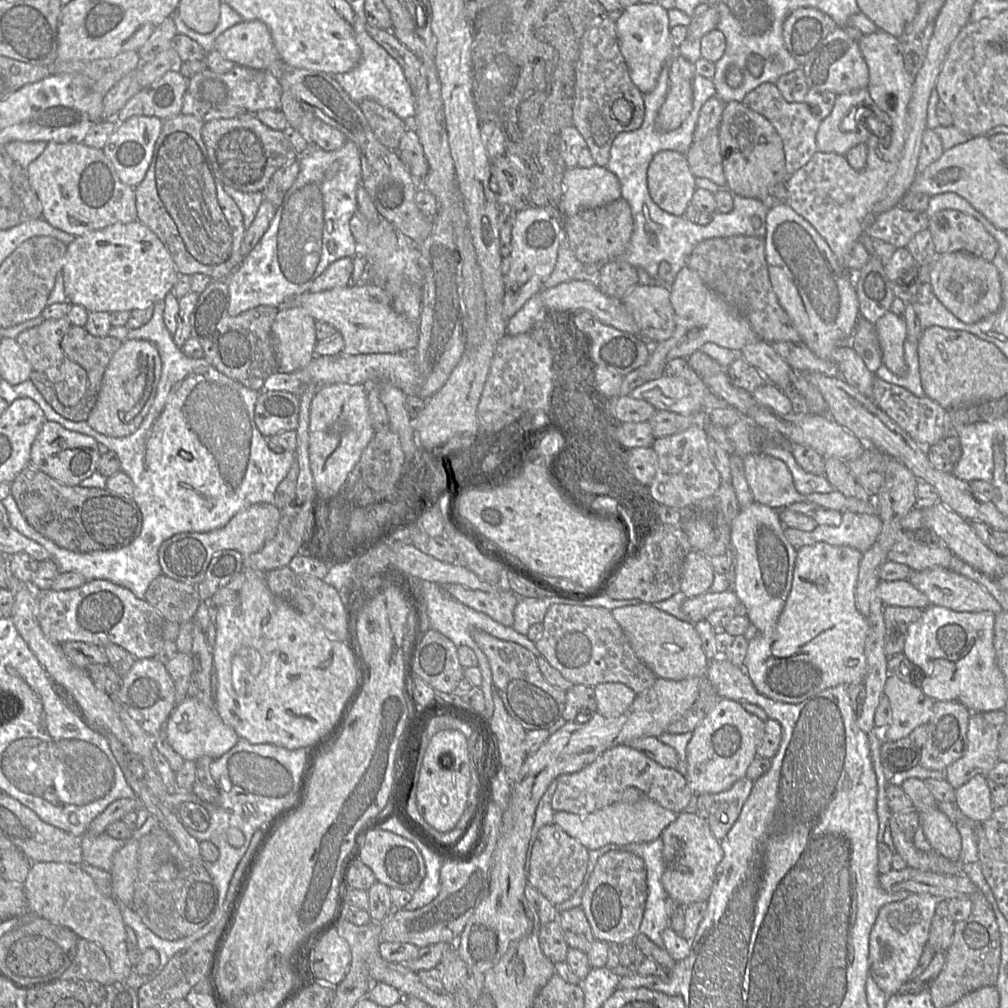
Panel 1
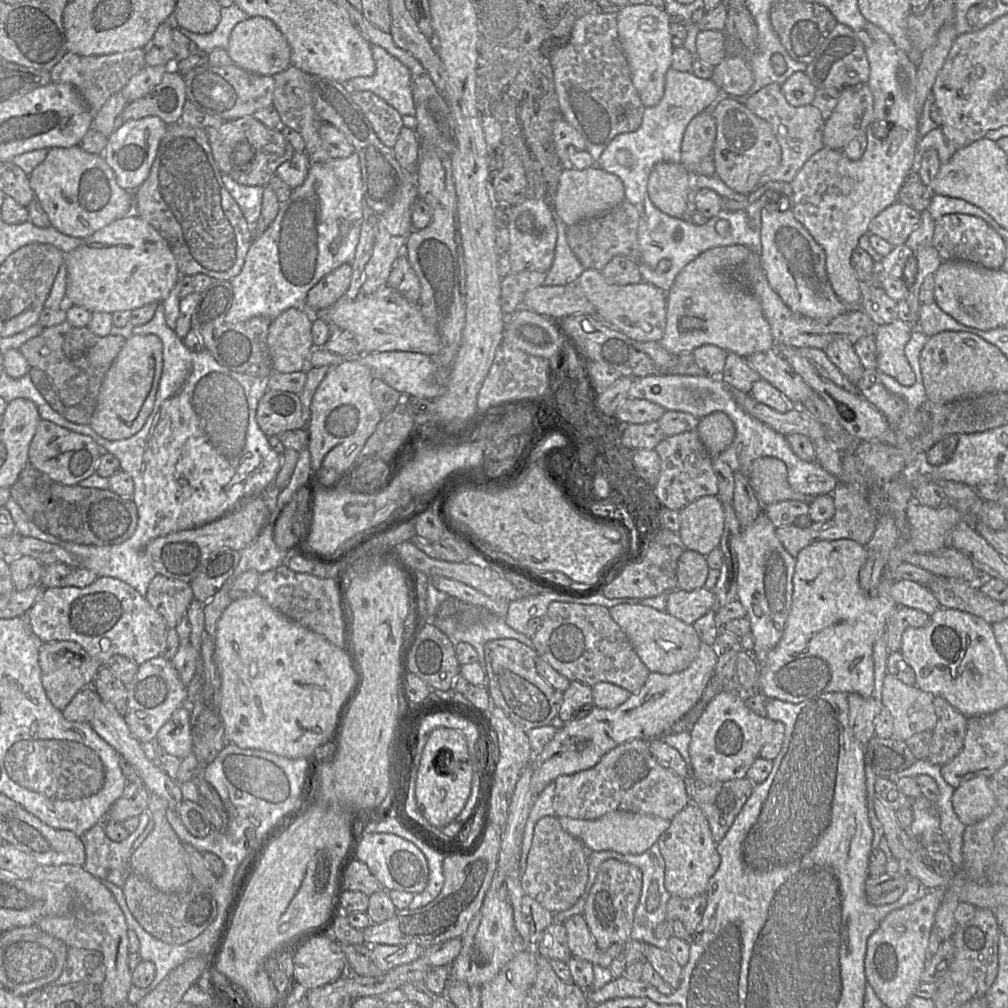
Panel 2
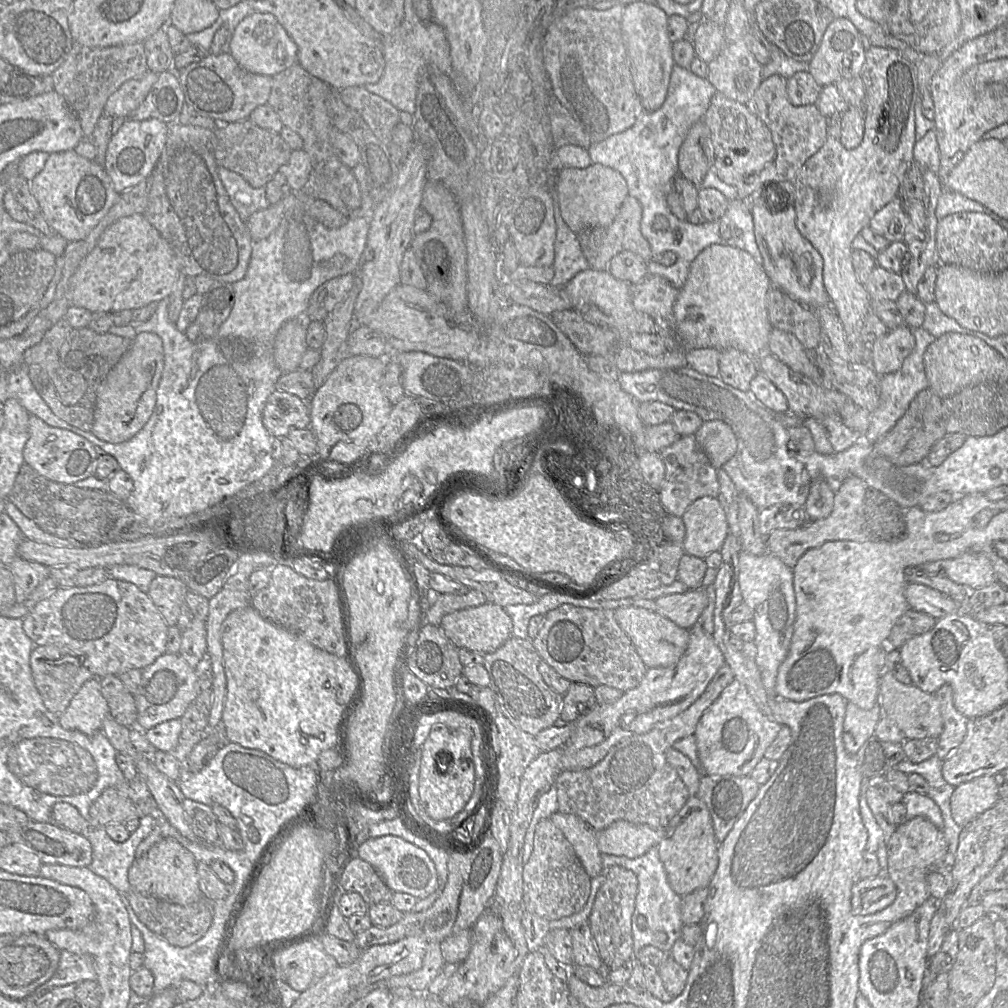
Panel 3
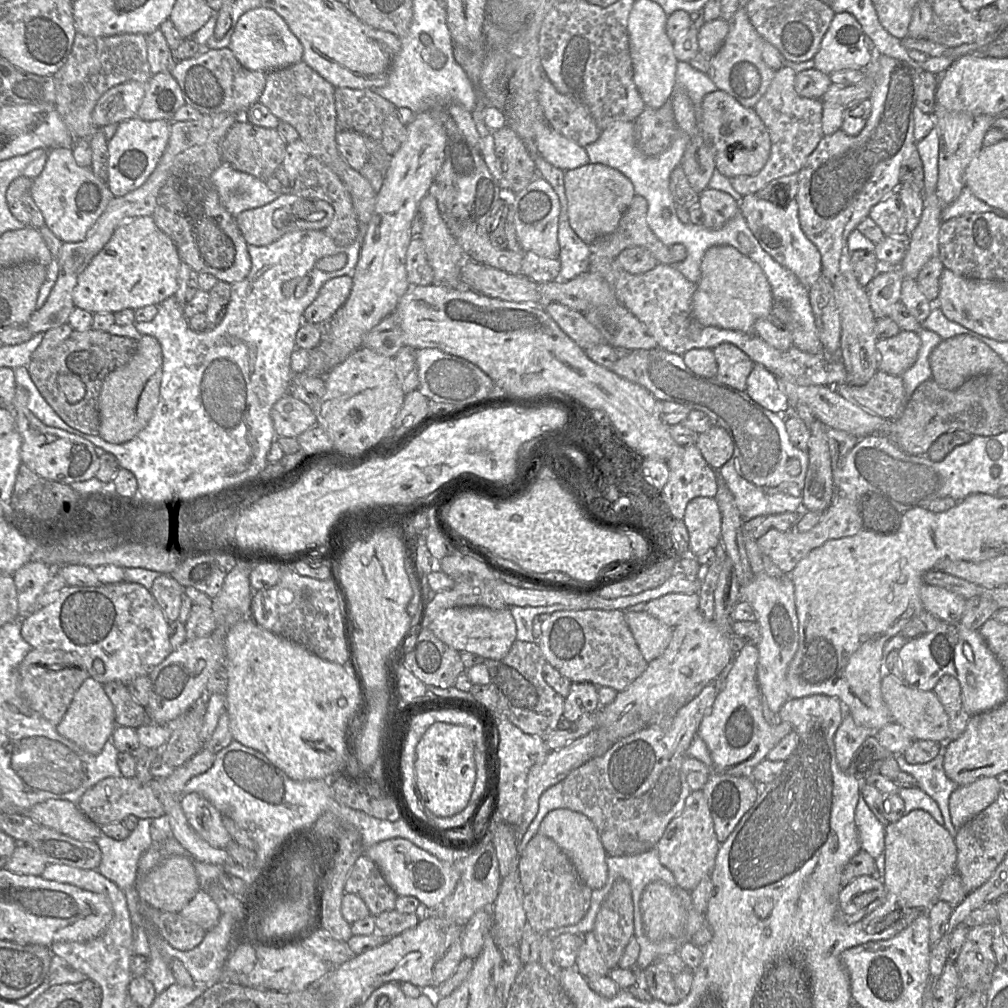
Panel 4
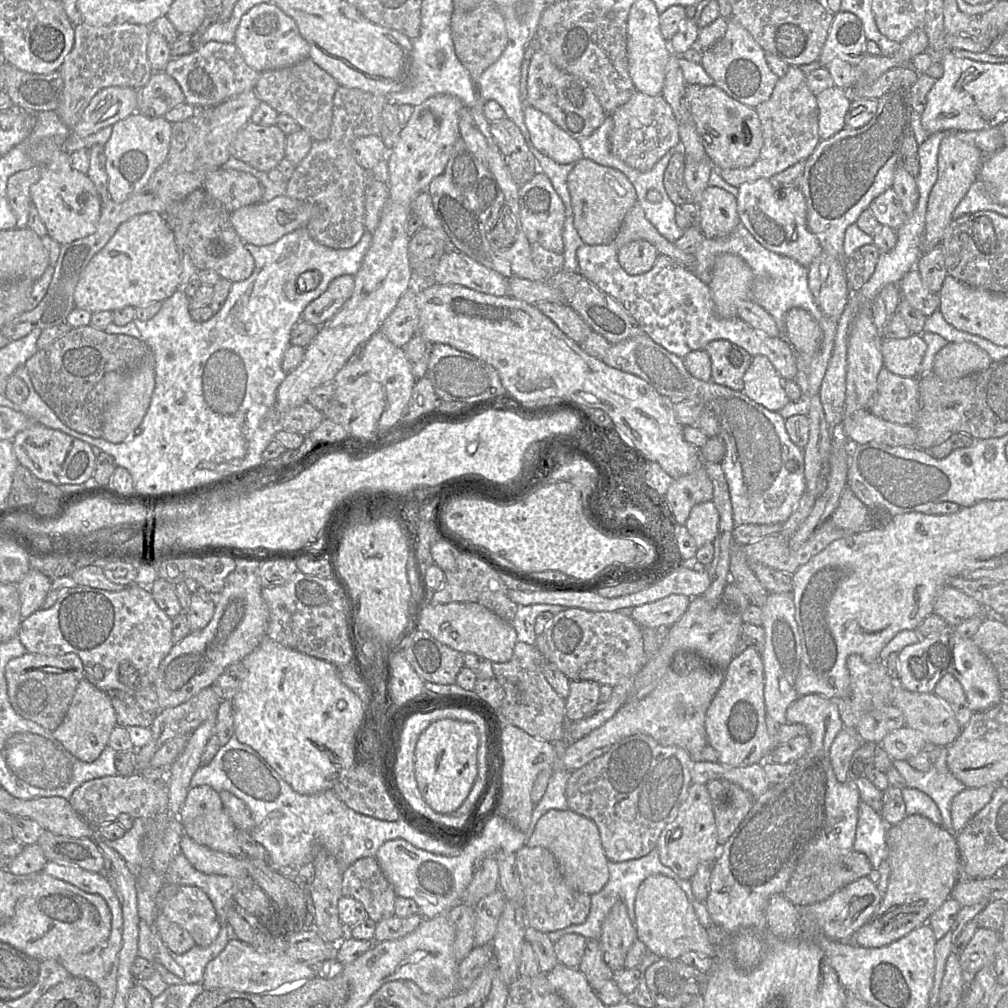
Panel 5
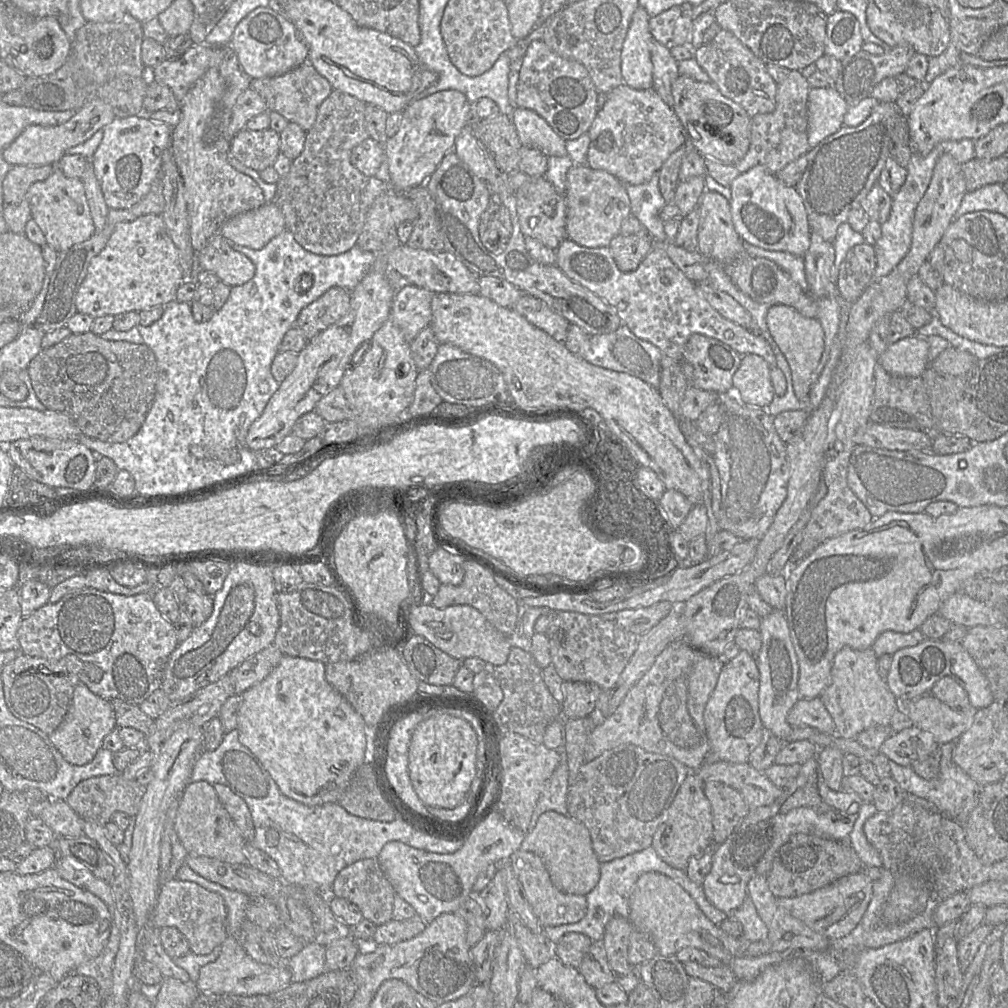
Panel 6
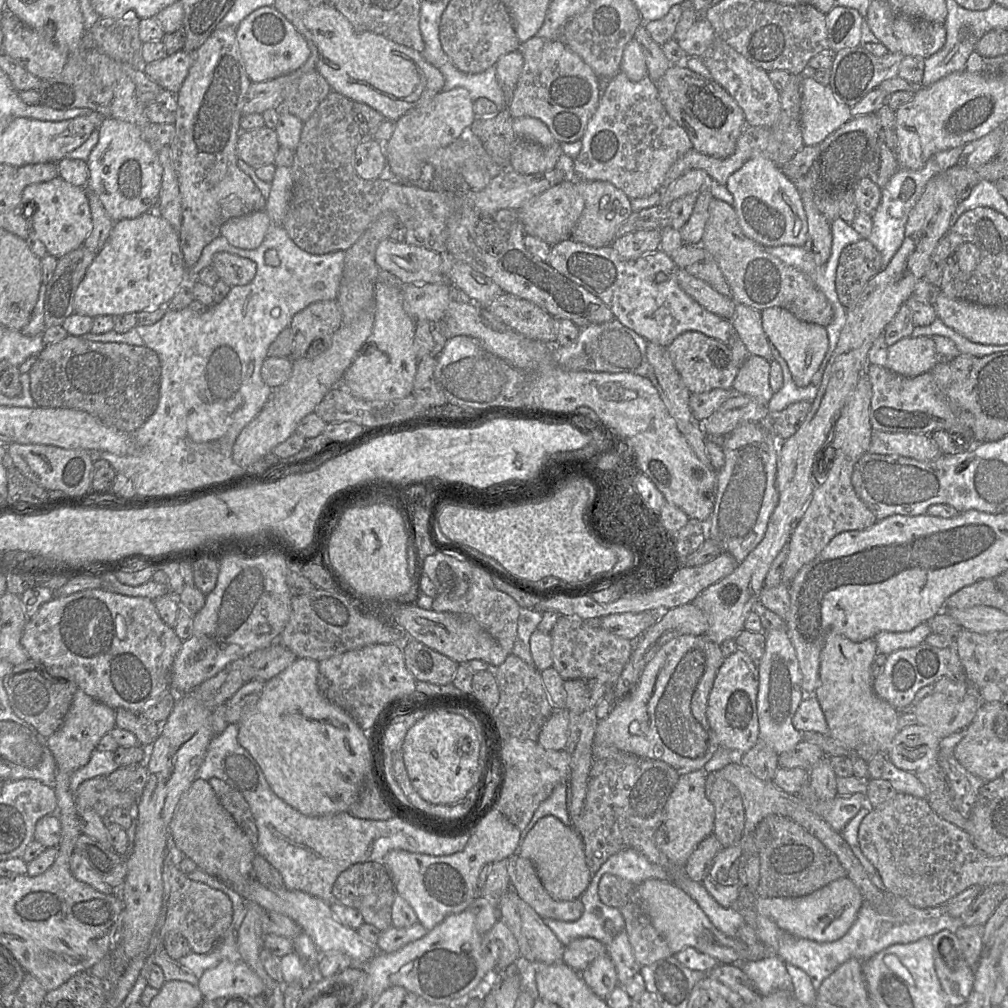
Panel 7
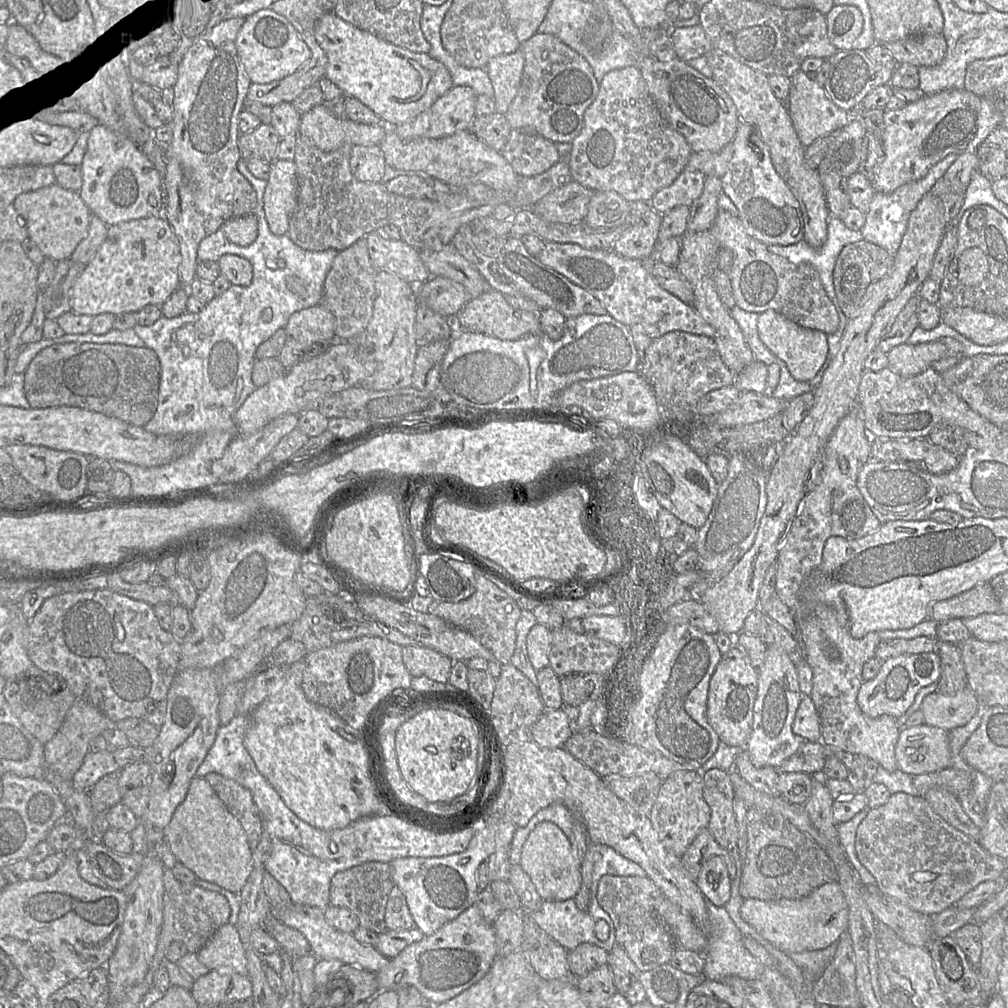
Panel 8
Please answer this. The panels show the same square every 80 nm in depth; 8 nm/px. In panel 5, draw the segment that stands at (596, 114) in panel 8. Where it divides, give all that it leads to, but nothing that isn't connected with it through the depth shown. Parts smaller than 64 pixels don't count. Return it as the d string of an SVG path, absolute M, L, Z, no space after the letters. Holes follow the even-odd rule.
M635 91L624 105L609 116L613 119L609 135L611 152L636 170L650 171L670 149L680 146L678 123L671 106L661 95L650 96Z

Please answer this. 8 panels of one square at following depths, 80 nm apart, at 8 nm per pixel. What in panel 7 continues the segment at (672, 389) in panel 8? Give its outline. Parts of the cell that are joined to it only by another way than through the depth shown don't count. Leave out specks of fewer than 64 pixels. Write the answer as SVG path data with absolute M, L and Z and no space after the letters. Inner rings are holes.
M687 331L677 336L666 349L690 393L732 389L739 366L735 364L730 348L721 341L700 332Z

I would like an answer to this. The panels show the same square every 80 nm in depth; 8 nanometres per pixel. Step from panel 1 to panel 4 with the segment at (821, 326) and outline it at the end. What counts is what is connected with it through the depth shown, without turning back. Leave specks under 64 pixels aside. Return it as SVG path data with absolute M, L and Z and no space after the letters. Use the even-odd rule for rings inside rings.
M749 194L739 201L739 210L761 247L780 265L792 271L809 289L822 274L822 259L818 248L801 229L797 200L787 200L785 206L780 206L756 194Z

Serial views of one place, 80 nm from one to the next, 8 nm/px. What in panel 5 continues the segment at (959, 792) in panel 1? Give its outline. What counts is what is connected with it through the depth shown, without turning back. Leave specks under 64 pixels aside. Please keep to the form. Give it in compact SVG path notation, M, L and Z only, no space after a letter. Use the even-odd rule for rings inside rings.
M989 784L979 788L966 788L953 798L951 817L955 832L961 831L990 802L996 786Z

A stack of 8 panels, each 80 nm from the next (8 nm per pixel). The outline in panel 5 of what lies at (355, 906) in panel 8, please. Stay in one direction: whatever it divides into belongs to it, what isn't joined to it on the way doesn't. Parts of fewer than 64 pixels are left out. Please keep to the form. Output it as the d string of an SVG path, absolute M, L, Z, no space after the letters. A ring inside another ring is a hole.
M375 857L360 858L344 869L342 895L362 903L376 923L394 915L397 895Z

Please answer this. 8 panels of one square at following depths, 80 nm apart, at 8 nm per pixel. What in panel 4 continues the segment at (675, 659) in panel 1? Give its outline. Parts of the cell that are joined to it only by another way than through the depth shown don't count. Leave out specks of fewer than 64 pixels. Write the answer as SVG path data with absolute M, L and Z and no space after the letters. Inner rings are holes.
M625 611L625 621L646 662L658 658L669 645L673 628L645 611Z

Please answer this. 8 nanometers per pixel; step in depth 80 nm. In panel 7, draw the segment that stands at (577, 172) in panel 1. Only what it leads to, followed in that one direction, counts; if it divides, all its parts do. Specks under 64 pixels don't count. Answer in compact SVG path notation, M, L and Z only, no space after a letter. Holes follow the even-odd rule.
M574 178L577 189L584 199L583 211L571 233L576 242L600 248L610 245L617 228L631 215L630 198L608 181L586 181Z

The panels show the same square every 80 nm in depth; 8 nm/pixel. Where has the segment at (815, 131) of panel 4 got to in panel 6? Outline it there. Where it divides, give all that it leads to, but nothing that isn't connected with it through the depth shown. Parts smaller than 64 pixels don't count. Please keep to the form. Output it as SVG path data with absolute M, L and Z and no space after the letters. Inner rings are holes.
M790 70L788 77L777 86L775 109L770 113L757 114L751 117L751 141L745 156L735 164L724 164L712 158L705 157L707 174L723 186L729 187L739 175L745 173L756 165L762 165L773 174L777 174L788 163L807 154L811 147L808 143L808 94L807 79L798 70Z

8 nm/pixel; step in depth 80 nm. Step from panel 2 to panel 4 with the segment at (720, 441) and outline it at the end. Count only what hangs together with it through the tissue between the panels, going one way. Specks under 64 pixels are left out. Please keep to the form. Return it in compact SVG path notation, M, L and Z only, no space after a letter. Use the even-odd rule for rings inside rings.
M716 425L700 433L695 443L707 464L719 470L732 456L734 445L728 432Z

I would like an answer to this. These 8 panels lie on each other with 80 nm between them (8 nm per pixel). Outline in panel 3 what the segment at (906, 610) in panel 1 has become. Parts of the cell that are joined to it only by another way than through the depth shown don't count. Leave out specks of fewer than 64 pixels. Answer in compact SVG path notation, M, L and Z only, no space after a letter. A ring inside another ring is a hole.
M907 610L894 624L887 639L887 645L898 650L914 636L924 634L932 629L936 619L915 610Z

